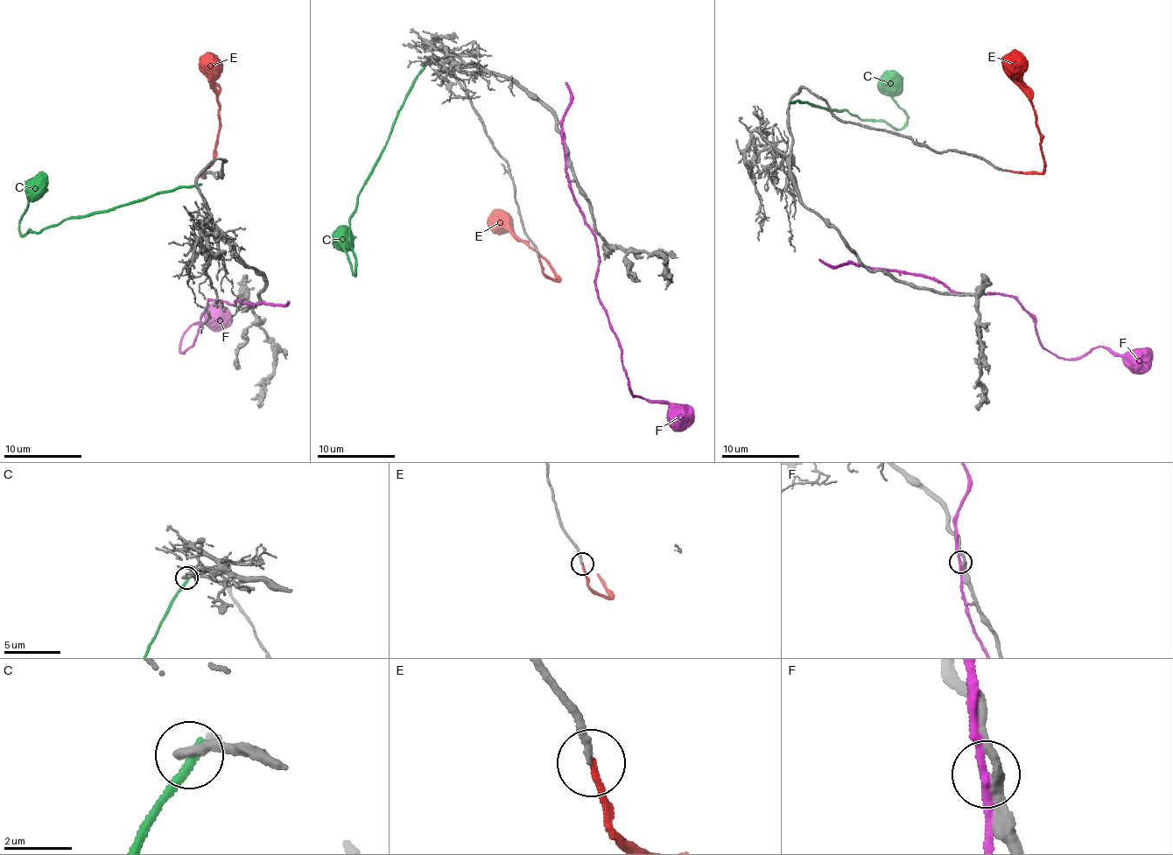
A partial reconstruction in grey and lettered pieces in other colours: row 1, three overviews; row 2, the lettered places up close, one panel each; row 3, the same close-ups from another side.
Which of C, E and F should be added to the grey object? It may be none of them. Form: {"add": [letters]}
{"add": ["E"]}

